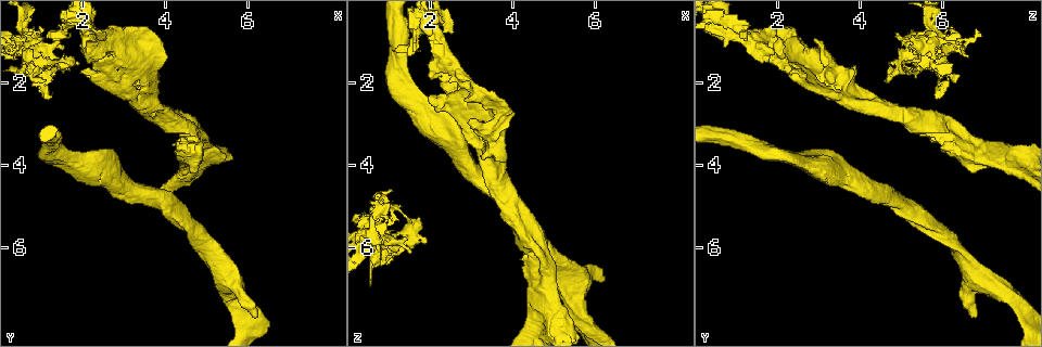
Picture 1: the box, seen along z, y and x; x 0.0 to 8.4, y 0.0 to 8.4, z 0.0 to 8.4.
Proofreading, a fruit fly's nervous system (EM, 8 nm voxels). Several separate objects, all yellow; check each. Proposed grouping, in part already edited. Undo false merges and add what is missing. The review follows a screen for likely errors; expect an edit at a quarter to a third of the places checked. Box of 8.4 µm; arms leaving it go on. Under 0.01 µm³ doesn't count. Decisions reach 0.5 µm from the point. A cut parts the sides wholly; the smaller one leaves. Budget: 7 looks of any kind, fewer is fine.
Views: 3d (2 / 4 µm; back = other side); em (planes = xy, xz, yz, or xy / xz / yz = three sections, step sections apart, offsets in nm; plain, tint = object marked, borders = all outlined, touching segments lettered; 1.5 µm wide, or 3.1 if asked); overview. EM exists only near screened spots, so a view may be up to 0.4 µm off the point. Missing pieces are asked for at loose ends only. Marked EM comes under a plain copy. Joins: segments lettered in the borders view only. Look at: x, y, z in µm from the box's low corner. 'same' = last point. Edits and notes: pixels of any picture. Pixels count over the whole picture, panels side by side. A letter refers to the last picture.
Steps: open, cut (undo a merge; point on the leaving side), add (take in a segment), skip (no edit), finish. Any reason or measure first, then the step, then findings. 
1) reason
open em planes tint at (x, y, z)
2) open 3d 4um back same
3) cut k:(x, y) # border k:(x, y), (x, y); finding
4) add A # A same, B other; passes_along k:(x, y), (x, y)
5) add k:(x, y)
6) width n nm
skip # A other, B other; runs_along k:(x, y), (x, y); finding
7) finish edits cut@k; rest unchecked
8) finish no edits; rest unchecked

an open end
open em planes borders at (3.80, 2.25, 3.90)

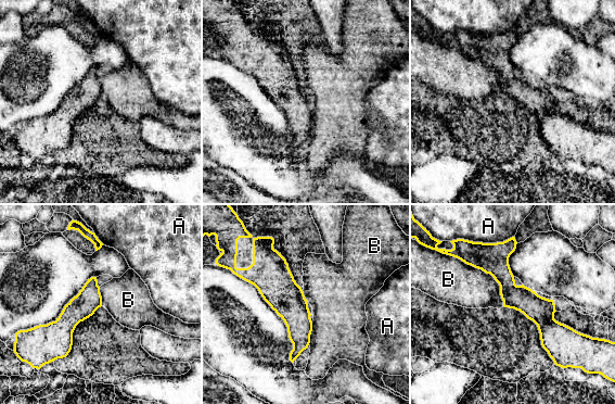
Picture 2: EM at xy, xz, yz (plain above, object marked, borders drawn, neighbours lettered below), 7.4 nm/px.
skip # A other, B other; runs_along 2:(509, 243), (502, 275), (555, 358); none of them fits

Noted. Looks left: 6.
branch stops here
open 3d 2um at (3.00, 1.00, 2.90)

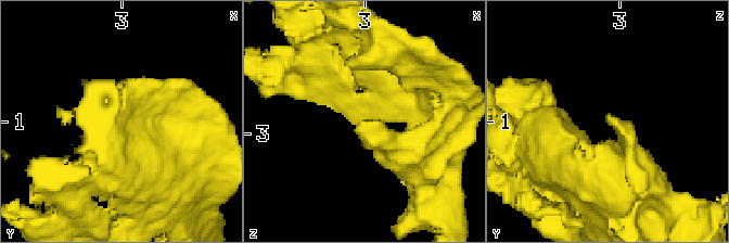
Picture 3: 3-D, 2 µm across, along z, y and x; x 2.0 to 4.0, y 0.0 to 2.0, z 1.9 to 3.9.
open em yz step 8 borders at (3.00, 0.98, 2.92)

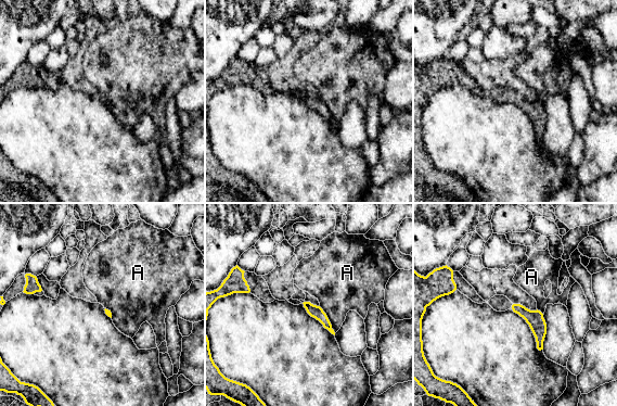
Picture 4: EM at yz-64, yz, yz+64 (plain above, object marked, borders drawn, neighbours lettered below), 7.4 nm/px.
skip # A other; border 4:(319, 306), (335, 332); no lettered segment goes on from it

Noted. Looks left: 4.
branch stops here
open em planes tint at (1.25, 2.30, 5.80)

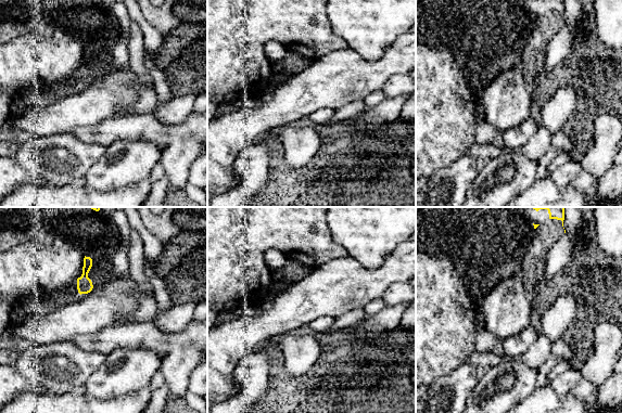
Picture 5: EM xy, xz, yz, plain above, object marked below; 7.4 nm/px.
open em planes borders same

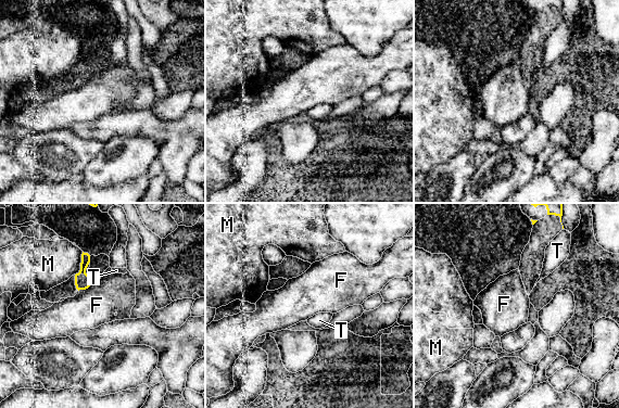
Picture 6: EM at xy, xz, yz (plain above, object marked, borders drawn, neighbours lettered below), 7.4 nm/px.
skip # F other, M other, T other; none of them fits

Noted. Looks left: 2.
finish no edits; rest unchecked

